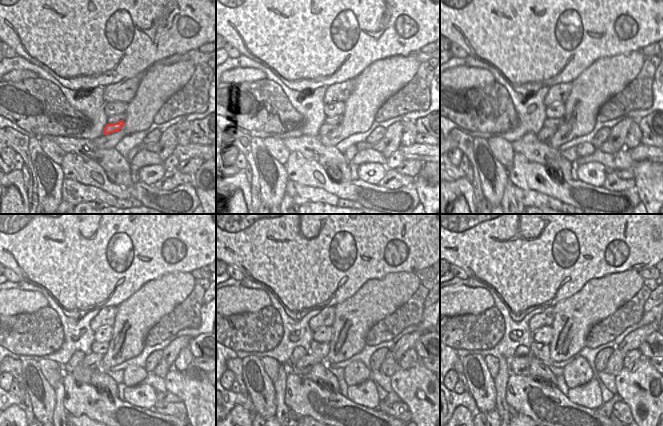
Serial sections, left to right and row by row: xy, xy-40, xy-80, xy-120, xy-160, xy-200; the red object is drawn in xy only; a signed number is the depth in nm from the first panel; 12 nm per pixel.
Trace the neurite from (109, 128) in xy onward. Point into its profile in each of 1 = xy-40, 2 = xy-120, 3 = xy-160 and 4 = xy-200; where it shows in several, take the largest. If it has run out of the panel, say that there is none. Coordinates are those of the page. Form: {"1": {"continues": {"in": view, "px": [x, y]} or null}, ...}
{"1": {"continues": {"in": "xy-40", "px": [325, 129]}}, "2": {"continues": {"in": "xy-120", "px": [93, 360]}}, "3": {"continues": {"in": "xy-160", "px": [302, 367]}}, "4": {"continues": {"in": "xy-200", "px": [518, 365]}}}

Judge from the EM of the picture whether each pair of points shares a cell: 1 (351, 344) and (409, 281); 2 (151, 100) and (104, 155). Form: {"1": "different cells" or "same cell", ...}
{"1": "same cell", "2": "different cells"}

